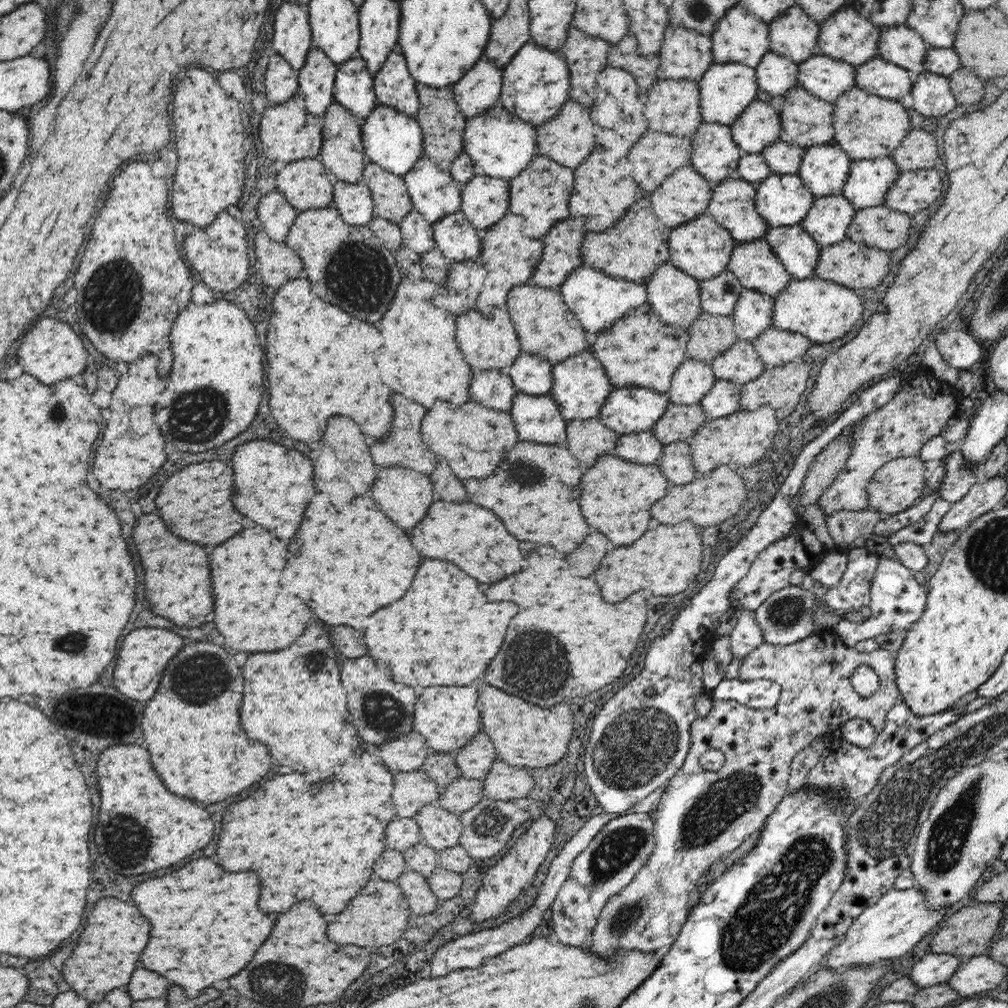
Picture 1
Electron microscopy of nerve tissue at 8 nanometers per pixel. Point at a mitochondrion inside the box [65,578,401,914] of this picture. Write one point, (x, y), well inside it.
(188, 680)

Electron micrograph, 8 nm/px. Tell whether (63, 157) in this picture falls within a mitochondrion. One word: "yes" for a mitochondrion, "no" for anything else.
no

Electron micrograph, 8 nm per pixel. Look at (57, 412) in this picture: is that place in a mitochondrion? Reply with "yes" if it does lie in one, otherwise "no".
yes

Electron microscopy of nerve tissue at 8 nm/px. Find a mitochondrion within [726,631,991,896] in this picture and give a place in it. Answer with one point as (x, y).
(947, 838)

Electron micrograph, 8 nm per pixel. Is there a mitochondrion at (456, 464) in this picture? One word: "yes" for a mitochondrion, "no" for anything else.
no

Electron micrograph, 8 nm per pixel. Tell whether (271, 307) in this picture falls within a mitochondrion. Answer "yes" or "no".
no

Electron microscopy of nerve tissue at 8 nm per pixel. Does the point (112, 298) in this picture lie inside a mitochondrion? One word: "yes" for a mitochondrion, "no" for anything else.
yes

